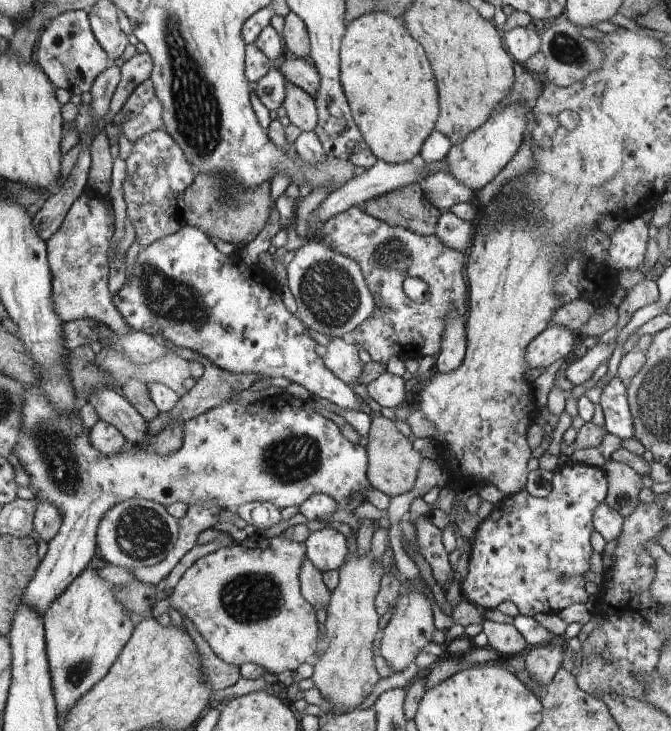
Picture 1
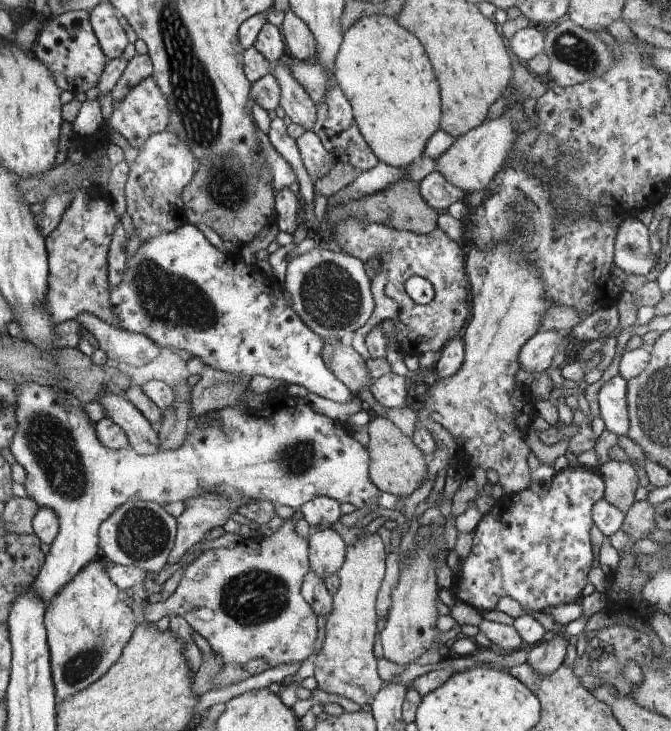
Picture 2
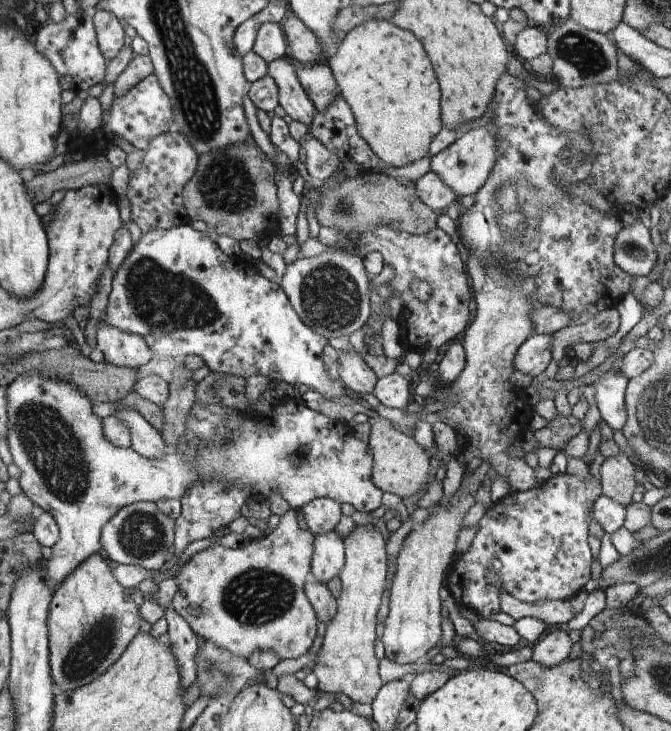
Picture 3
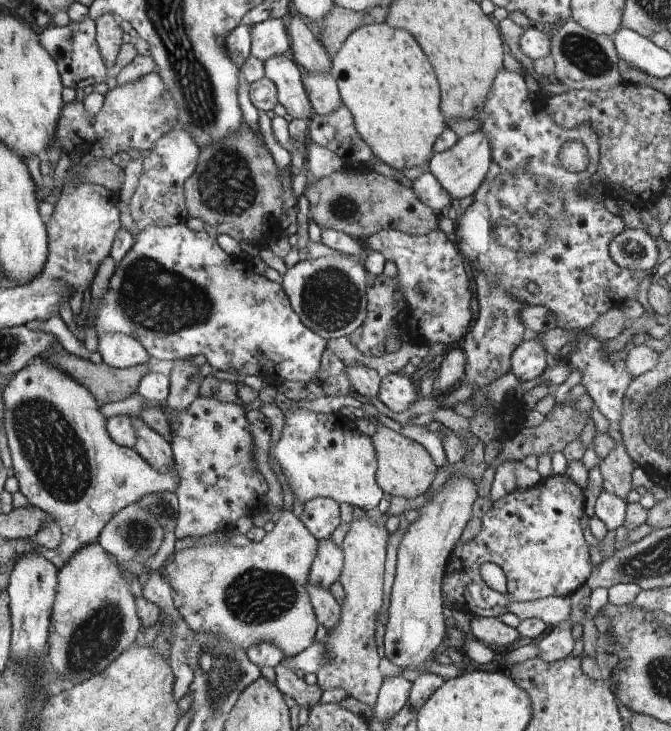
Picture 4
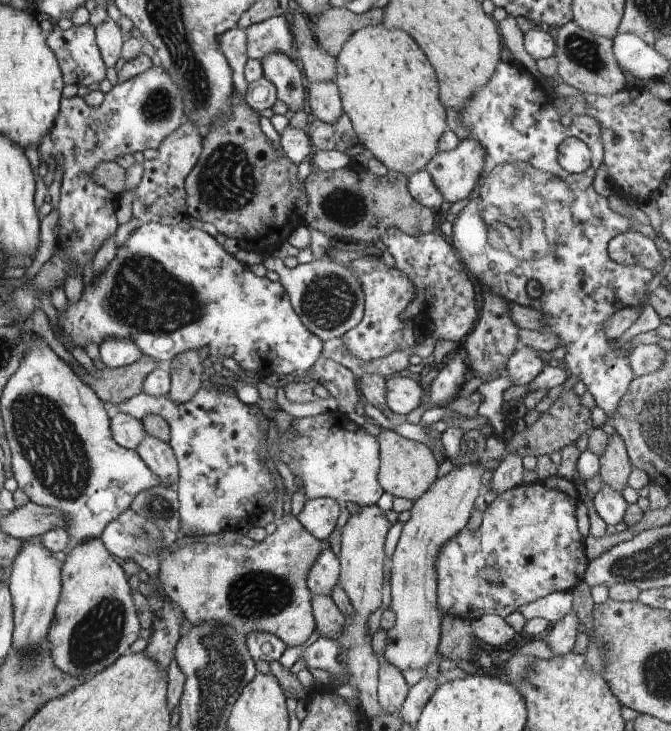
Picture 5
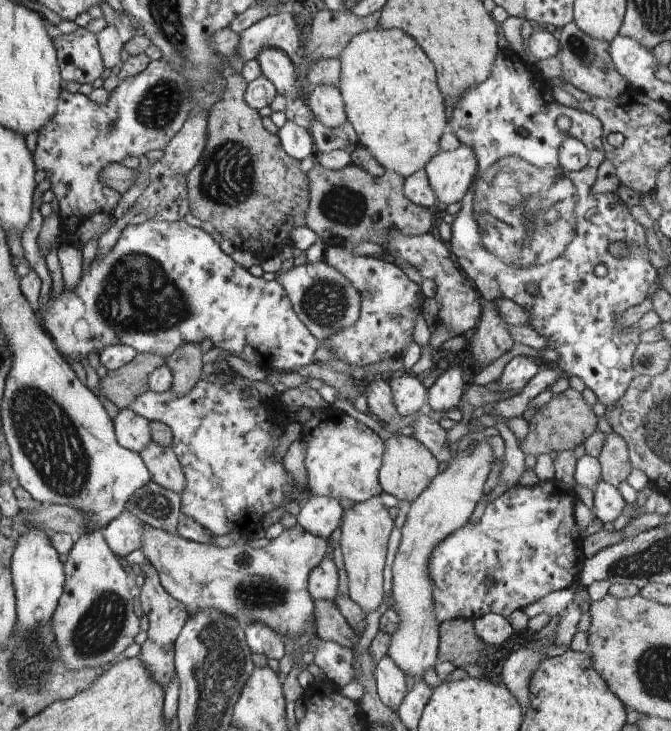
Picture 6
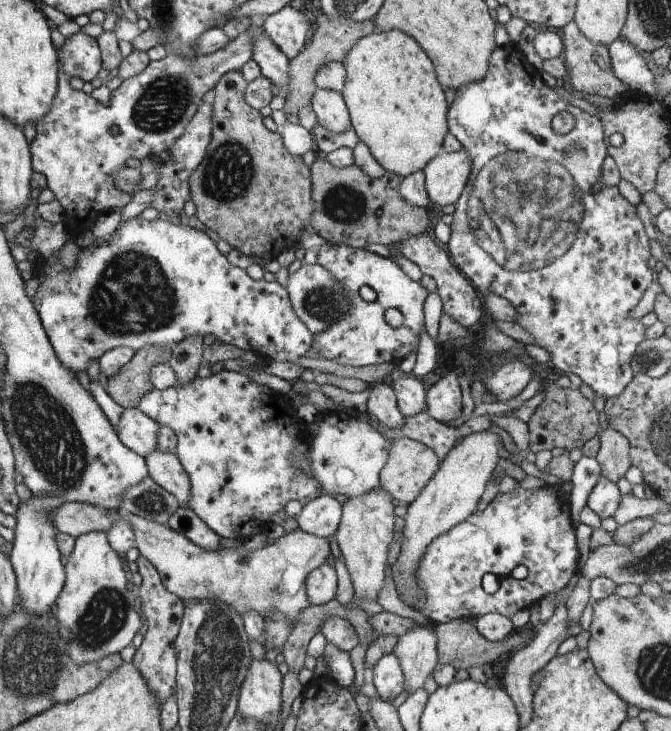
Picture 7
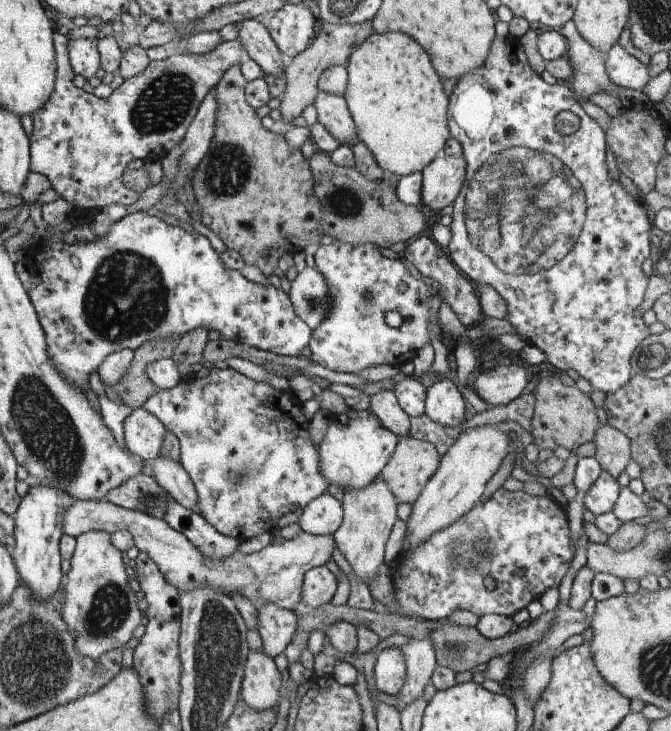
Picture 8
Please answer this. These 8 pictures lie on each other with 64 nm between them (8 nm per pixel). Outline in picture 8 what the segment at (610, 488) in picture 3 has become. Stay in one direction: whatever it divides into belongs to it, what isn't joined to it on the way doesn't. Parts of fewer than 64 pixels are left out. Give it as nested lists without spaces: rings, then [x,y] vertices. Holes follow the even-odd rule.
[[[607,423],[596,430],[593,442],[597,447],[595,458],[602,466],[601,470],[618,478],[632,460],[630,440]]]

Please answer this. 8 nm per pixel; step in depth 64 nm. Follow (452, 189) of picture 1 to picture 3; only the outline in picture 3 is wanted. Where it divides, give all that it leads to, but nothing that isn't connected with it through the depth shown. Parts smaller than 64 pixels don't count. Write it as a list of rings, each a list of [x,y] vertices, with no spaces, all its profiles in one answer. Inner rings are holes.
[[[434,172],[424,174],[415,184],[420,200],[436,212],[460,201],[456,192],[445,186]]]

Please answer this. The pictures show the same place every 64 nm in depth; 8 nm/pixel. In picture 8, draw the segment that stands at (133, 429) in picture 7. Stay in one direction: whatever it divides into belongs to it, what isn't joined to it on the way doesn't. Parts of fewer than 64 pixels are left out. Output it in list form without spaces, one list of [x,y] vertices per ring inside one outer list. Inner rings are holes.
[[[142,407],[133,409],[122,425],[124,444],[134,455],[146,462],[159,456],[166,436],[164,424]]]

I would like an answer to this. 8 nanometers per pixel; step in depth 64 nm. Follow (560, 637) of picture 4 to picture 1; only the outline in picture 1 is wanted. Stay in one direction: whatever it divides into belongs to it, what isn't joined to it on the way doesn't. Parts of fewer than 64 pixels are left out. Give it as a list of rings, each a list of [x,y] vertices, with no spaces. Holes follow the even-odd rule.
[[[555,641],[526,652],[525,669],[541,686],[548,684],[560,668],[564,646],[565,643]]]

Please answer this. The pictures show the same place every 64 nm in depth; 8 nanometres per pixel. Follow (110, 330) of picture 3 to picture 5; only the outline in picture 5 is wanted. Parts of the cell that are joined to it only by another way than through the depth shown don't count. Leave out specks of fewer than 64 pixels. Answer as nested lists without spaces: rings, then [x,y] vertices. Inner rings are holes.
[[[114,336],[104,340],[100,347],[100,359],[106,367],[116,369],[130,366],[142,360],[144,352],[132,340],[120,340]]]

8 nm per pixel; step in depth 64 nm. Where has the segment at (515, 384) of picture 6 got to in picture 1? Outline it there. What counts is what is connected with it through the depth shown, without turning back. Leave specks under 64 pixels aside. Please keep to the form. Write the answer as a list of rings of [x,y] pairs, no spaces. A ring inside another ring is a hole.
[[[550,325],[527,346],[526,359],[531,368],[548,368],[572,350],[575,335],[566,327]]]

